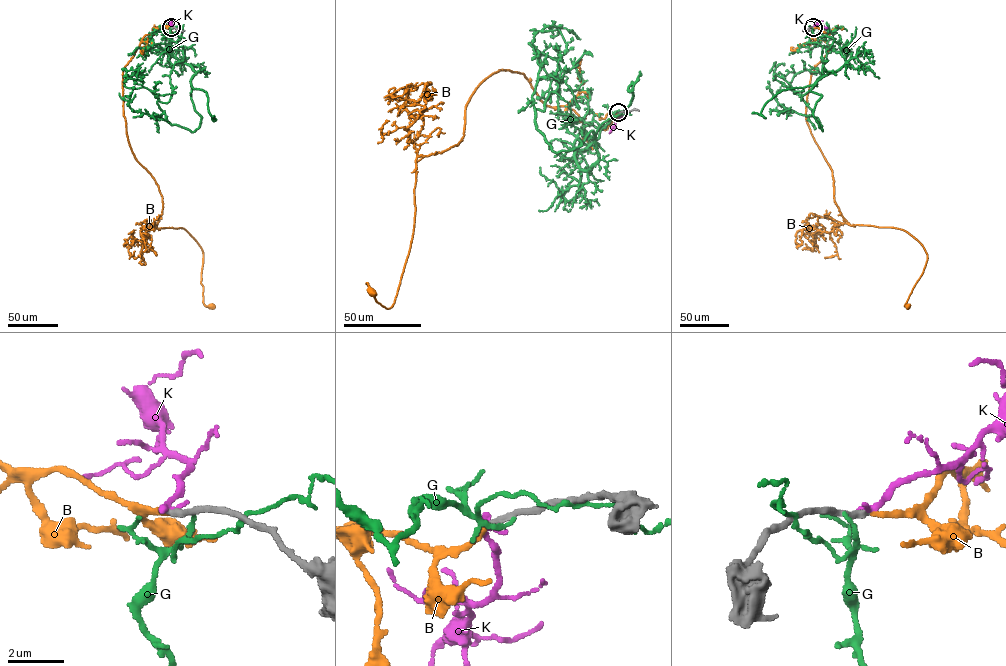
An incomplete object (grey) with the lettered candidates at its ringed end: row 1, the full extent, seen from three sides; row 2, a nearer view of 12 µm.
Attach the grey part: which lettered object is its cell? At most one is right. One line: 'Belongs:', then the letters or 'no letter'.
Belongs: B

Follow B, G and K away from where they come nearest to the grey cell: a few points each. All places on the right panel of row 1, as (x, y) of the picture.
B: (813, 27), (829, 29), (828, 51), (811, 76), (806, 122), (844, 222), (902, 229), (923, 247), (908, 305)
G: (812, 27), (845, 62), (810, 90), (823, 130), (789, 83), (820, 73)
K: (812, 27), (820, 23), (827, 28)

